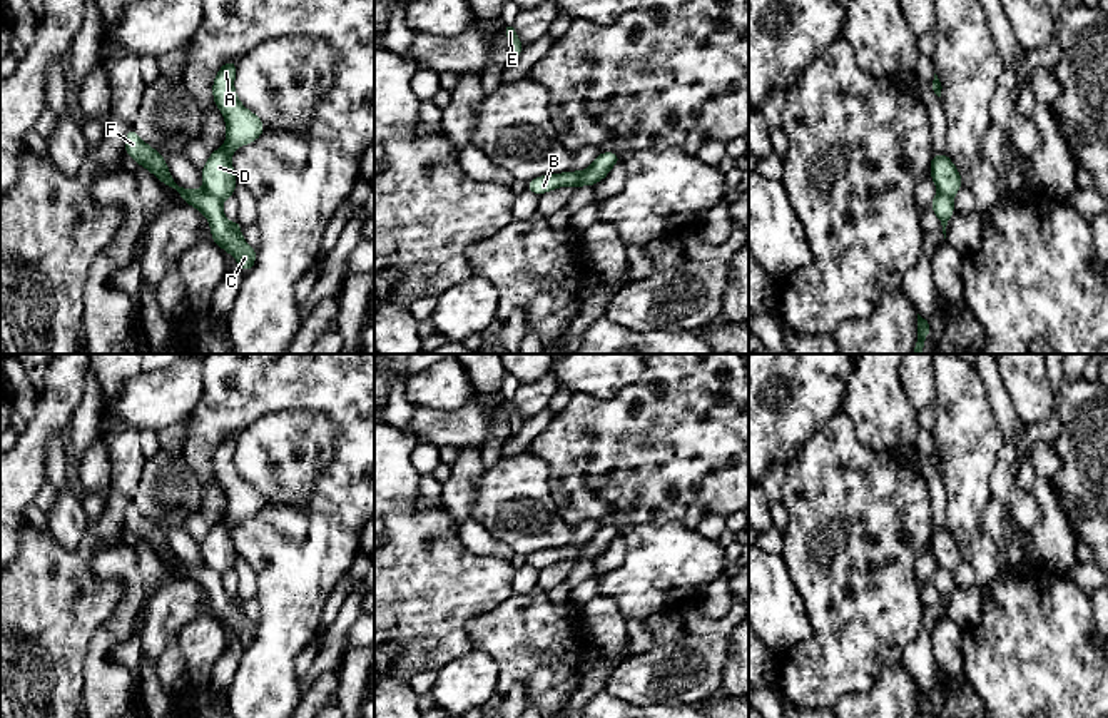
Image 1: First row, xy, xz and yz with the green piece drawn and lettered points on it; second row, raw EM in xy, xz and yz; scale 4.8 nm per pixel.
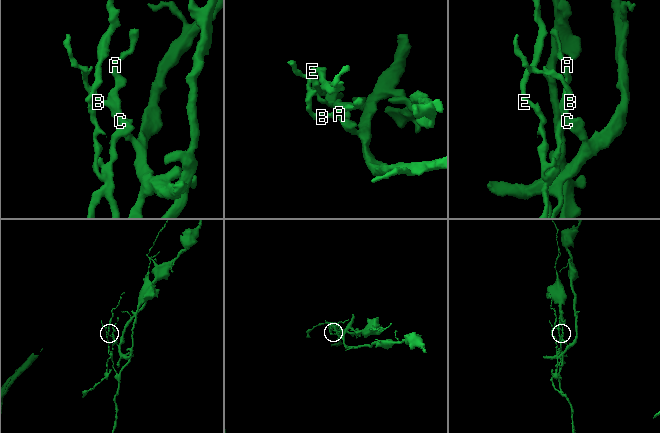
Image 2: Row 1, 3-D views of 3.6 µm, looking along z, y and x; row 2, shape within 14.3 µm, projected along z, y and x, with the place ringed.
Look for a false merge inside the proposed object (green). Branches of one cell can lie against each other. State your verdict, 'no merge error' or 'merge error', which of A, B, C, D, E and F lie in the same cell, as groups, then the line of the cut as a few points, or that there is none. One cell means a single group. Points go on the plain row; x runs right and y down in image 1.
merge error | A D E / B C F | xy (204, 565), (221, 575)

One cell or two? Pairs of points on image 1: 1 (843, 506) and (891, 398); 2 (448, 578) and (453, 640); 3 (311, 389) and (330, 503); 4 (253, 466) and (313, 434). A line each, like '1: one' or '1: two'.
1: two
2: one
3: one
4: one

